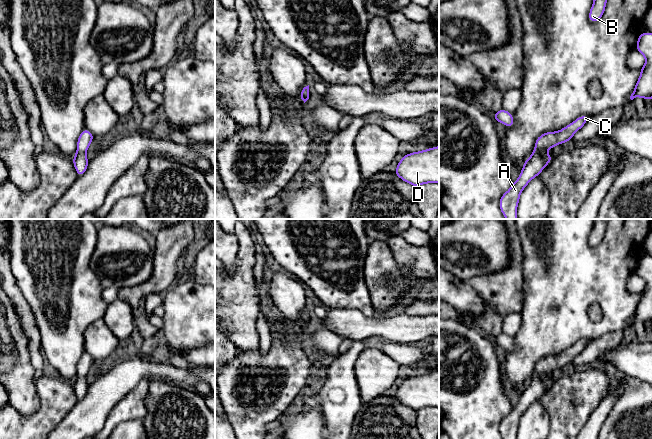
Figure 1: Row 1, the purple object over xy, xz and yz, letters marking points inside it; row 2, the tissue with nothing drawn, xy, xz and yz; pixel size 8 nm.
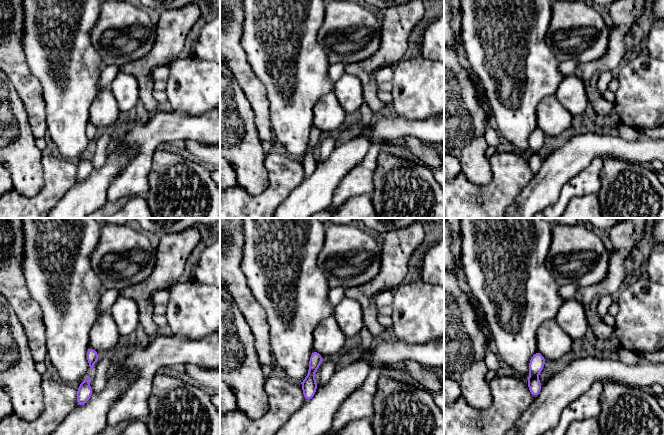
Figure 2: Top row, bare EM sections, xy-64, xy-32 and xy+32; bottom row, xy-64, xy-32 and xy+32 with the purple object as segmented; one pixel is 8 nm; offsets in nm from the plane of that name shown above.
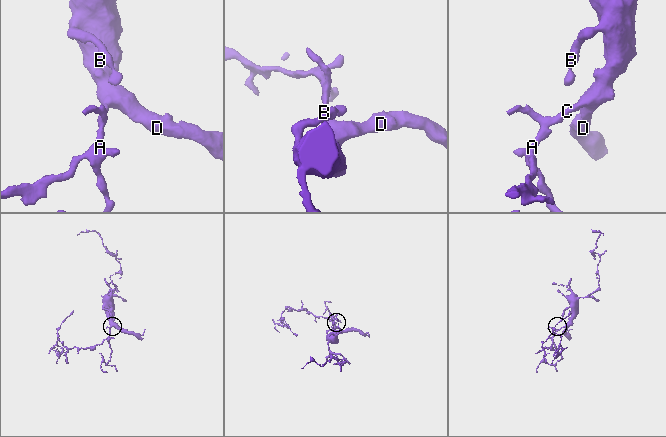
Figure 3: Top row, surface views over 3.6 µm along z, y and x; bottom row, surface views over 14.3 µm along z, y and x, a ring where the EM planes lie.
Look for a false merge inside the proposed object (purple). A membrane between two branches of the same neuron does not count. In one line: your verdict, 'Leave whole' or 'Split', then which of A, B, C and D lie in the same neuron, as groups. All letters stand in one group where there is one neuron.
Leave whole. Groups: A B C D

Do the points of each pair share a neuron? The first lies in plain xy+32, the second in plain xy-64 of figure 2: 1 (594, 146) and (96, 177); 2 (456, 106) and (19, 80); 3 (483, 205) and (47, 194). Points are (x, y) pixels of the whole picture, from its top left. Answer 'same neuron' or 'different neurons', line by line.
1: same neuron
2: different neurons
3: same neuron

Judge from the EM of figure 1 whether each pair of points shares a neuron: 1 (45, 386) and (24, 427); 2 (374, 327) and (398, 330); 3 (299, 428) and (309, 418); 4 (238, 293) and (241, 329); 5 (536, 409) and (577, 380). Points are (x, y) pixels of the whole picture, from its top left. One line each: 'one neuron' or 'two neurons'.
1: one neuron
2: one neuron
3: one neuron
4: one neuron
5: two neurons

